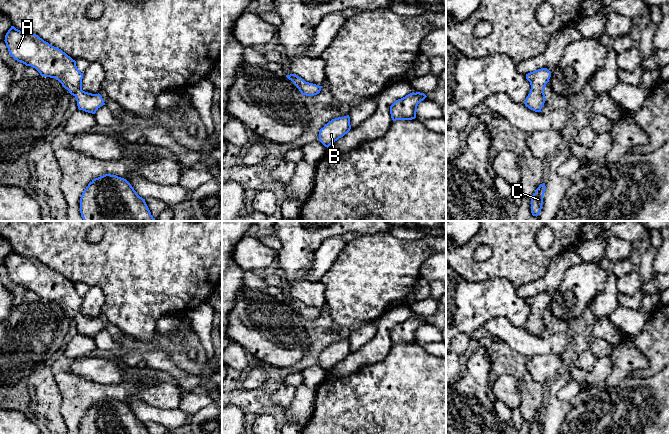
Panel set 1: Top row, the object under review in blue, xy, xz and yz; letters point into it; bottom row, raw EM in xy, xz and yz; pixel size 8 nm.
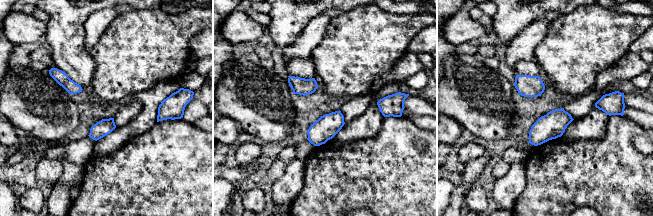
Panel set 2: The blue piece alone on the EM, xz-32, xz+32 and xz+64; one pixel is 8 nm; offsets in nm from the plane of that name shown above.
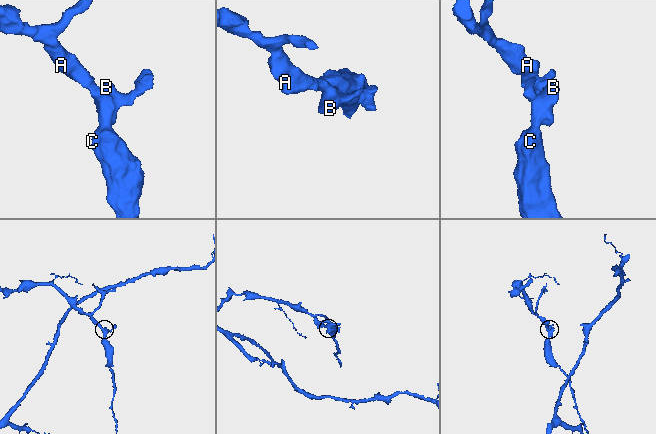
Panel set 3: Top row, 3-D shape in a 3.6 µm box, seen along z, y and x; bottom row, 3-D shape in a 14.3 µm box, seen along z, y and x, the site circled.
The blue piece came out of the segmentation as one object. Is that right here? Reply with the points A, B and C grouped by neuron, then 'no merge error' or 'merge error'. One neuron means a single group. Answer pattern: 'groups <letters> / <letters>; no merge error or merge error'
groups A B C; no merge error

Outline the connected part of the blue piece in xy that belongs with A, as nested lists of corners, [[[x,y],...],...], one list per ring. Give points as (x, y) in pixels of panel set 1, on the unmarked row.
[[[14,250],[6,257],[4,265],[15,284],[35,292],[41,300],[58,304],[76,322],[79,334],[95,338],[105,329],[99,317],[82,314],[83,297],[78,294],[76,285],[61,273],[36,258],[21,256]]]

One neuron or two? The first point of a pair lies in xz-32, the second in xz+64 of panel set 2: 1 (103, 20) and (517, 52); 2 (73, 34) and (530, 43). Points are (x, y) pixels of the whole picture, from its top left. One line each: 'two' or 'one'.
1: one
2: two

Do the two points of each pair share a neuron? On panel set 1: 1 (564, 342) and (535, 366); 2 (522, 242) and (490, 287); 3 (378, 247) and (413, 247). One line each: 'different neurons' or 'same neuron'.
1: different neurons
2: different neurons
3: same neuron

